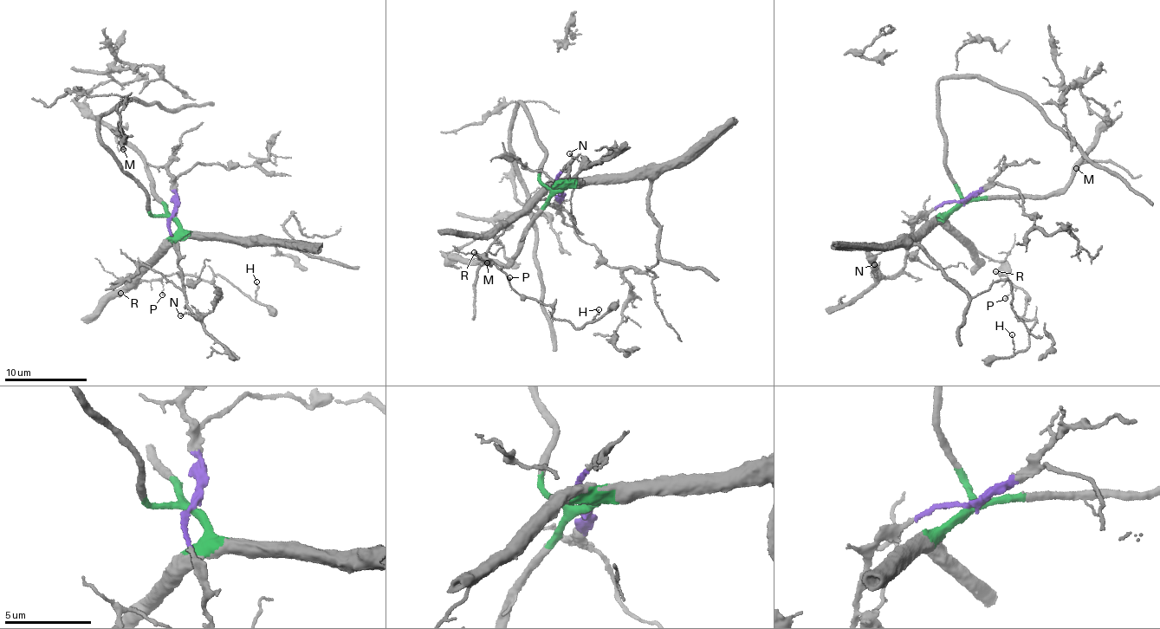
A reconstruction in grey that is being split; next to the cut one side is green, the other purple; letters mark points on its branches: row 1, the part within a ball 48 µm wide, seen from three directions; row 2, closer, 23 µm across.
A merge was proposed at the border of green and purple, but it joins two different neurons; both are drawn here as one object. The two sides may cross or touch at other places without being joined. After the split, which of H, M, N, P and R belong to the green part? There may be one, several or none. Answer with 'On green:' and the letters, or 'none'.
On green: H, M, P, R

